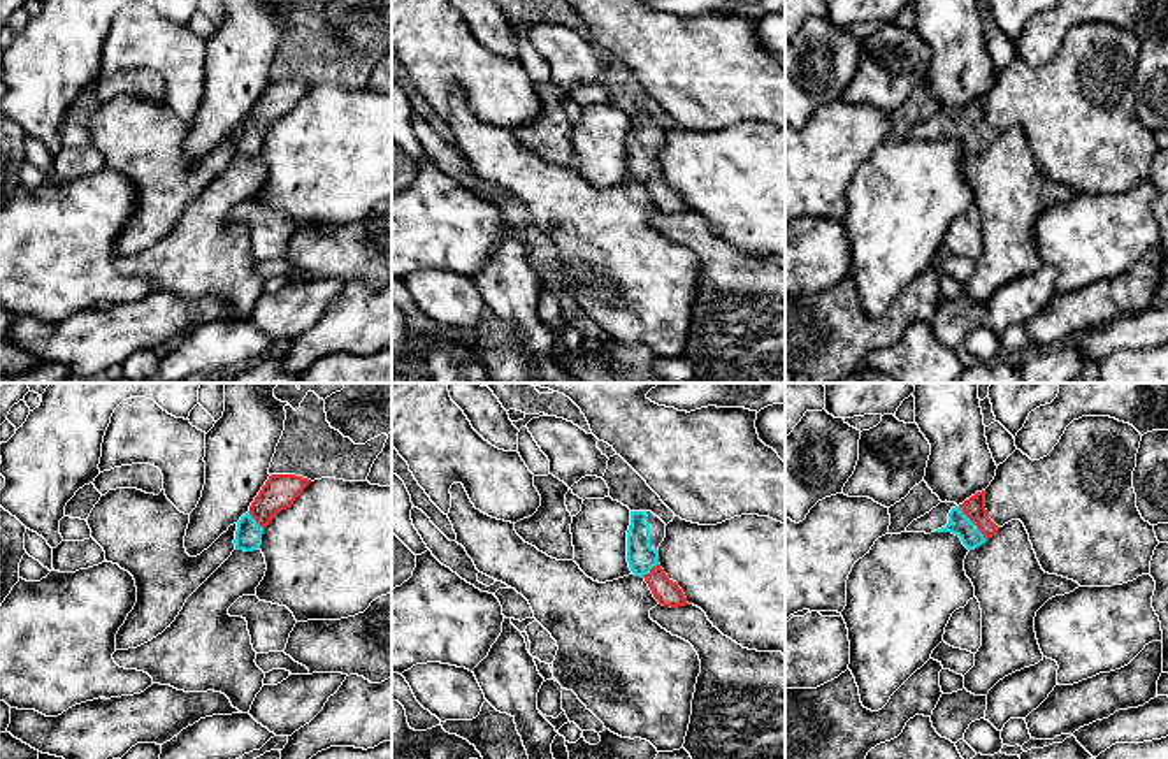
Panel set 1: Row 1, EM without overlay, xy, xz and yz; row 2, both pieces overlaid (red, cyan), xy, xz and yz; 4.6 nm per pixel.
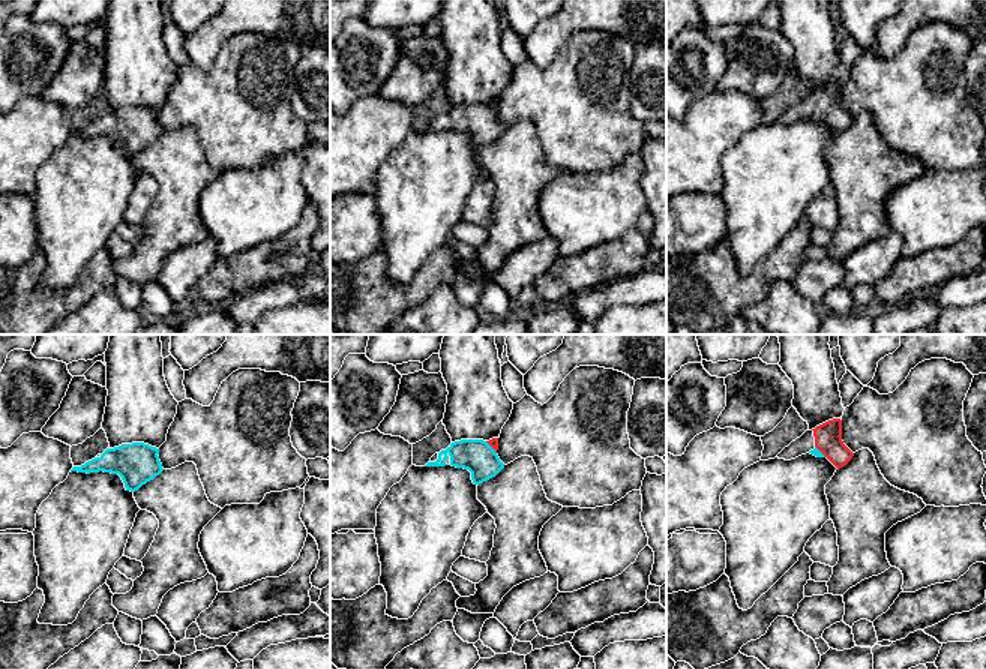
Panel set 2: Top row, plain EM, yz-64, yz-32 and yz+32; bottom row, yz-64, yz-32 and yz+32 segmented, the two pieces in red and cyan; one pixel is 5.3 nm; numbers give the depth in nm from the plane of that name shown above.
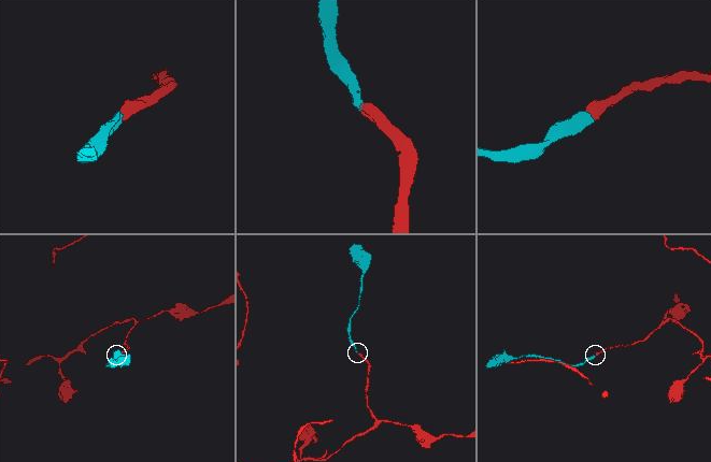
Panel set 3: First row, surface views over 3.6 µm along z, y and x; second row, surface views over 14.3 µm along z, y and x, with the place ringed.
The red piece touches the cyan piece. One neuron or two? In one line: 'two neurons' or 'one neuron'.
one neuron

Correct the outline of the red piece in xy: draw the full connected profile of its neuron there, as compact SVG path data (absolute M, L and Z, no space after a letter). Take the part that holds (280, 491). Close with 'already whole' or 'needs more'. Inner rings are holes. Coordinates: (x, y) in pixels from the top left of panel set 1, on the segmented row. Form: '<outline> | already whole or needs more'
M270 474L235 531L235 550L253 552L262 545L263 529L304 492L311 480L295 474Z | needs more

